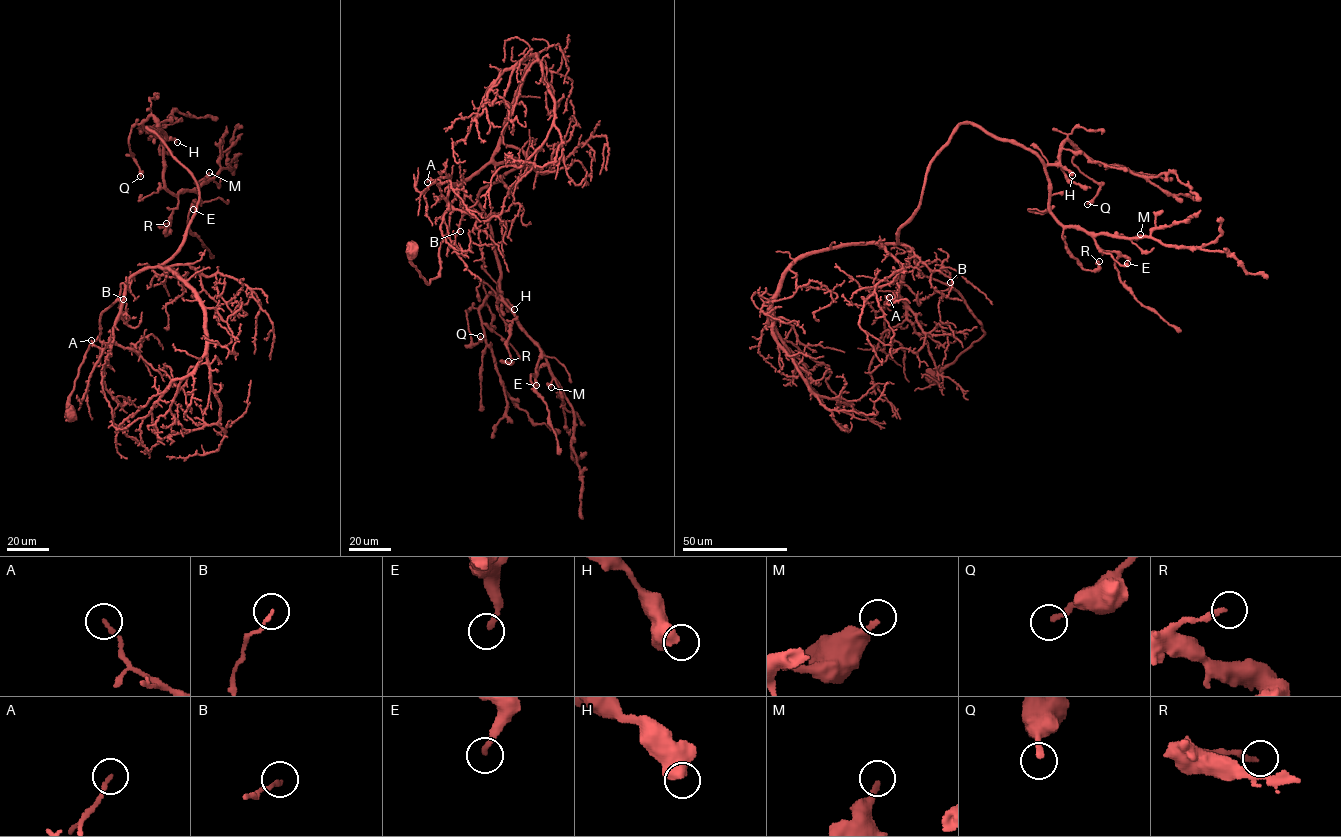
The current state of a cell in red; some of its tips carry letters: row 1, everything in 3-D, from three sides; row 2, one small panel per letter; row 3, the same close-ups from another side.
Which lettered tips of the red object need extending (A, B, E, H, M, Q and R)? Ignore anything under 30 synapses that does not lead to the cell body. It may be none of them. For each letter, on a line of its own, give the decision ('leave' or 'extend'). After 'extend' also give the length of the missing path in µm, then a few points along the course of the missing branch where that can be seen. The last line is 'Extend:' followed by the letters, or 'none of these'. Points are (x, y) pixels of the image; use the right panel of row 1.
A: leave
B: leave
E: leave
H: leave
M: leave
Q: leave
R: leave
Extend: none of these

